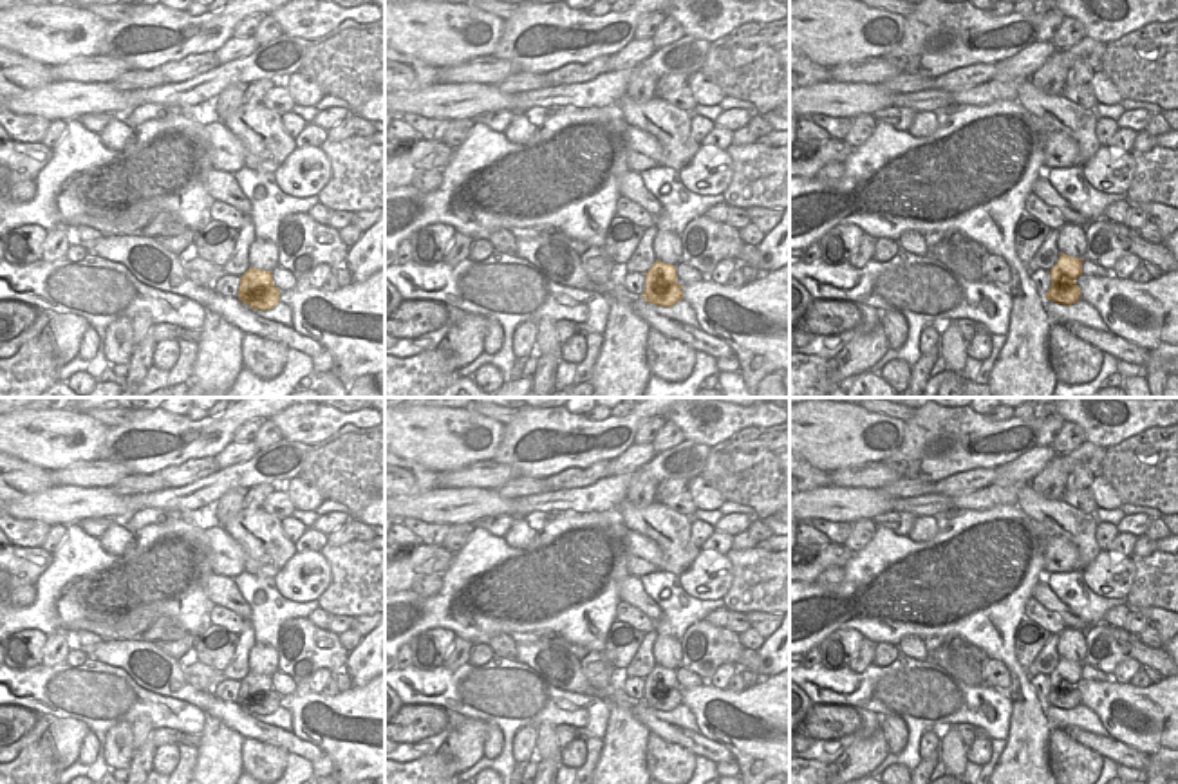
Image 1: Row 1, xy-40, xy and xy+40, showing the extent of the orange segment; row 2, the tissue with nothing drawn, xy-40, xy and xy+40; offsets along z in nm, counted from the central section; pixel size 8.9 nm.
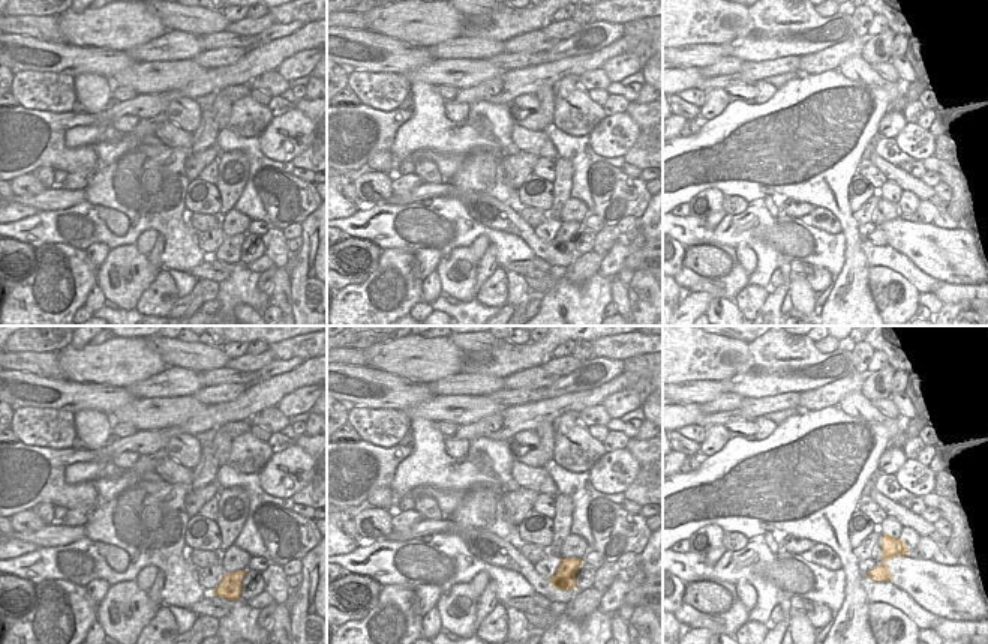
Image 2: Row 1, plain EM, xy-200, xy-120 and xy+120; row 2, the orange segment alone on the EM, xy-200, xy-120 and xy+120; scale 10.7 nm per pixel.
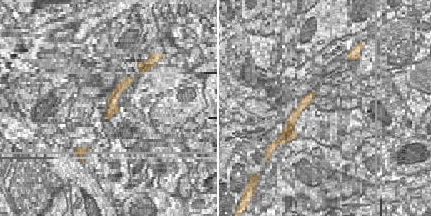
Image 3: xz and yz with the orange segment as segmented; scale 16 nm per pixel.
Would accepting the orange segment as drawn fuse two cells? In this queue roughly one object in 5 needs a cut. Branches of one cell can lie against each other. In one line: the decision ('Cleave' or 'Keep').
Cleave

